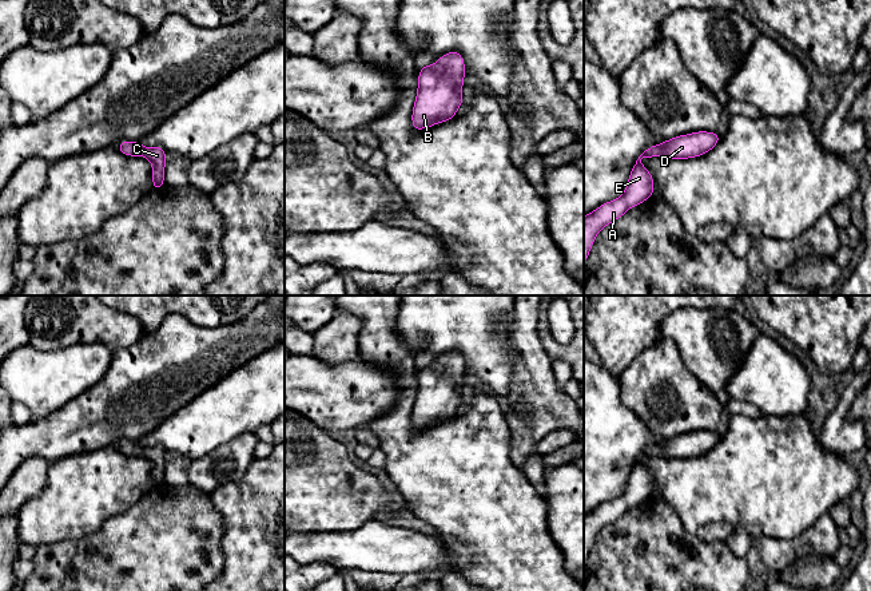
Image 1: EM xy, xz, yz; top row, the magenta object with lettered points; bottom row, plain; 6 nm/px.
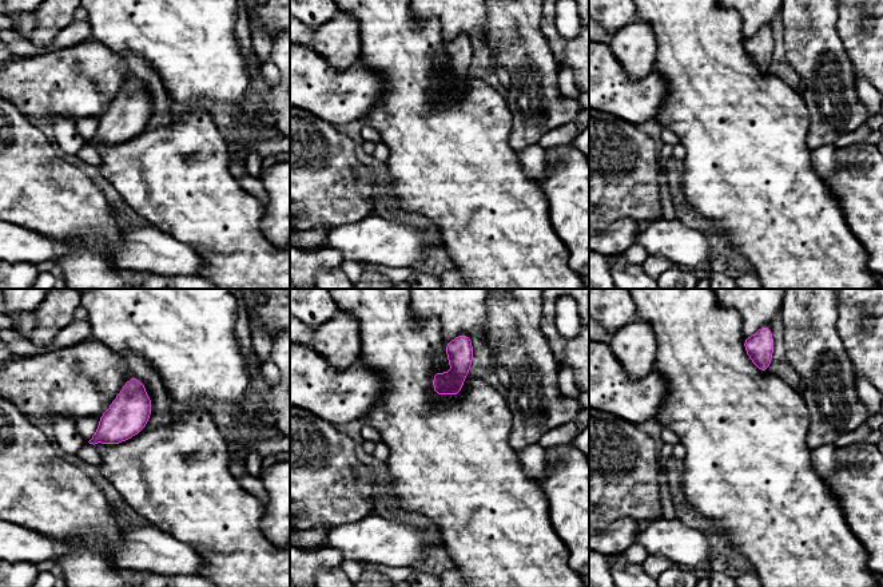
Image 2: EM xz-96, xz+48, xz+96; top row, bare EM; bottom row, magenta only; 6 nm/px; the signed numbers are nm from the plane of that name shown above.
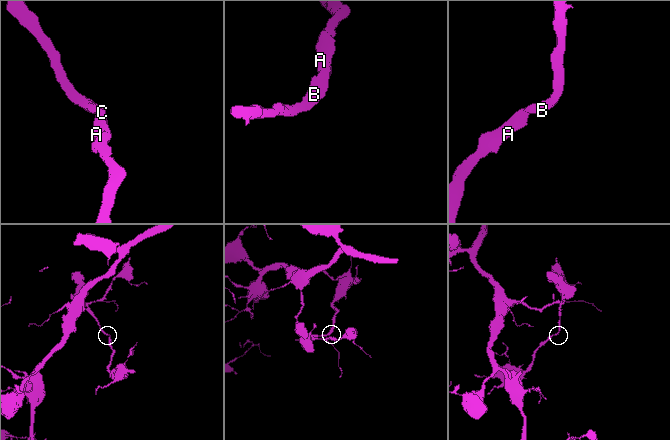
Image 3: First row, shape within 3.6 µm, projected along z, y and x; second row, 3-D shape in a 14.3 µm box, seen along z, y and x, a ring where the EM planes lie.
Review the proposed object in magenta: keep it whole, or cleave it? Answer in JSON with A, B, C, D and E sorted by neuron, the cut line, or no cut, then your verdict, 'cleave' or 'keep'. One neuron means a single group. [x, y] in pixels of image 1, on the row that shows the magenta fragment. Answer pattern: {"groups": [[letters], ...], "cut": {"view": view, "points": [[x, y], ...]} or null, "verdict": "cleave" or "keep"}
{"groups": [["A", "B", "C", "D", "E"]], "cut": null, "verdict": "keep"}

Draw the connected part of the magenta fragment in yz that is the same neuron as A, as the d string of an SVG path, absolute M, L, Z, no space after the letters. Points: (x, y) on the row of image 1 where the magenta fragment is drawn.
M696 131L677 135L661 144L649 146L636 160L629 174L624 194L600 205L584 217L584 263L588 259L596 235L609 223L616 222L632 206L639 206L652 198L655 191L653 175L641 164L643 158L665 156L668 159L689 159L709 152L721 135L709 131Z

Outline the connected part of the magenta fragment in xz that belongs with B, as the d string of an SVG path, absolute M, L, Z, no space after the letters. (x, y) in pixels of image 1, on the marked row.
M458 51L442 55L434 66L418 72L417 96L411 112L415 131L450 120L465 100L462 95L465 60Z

